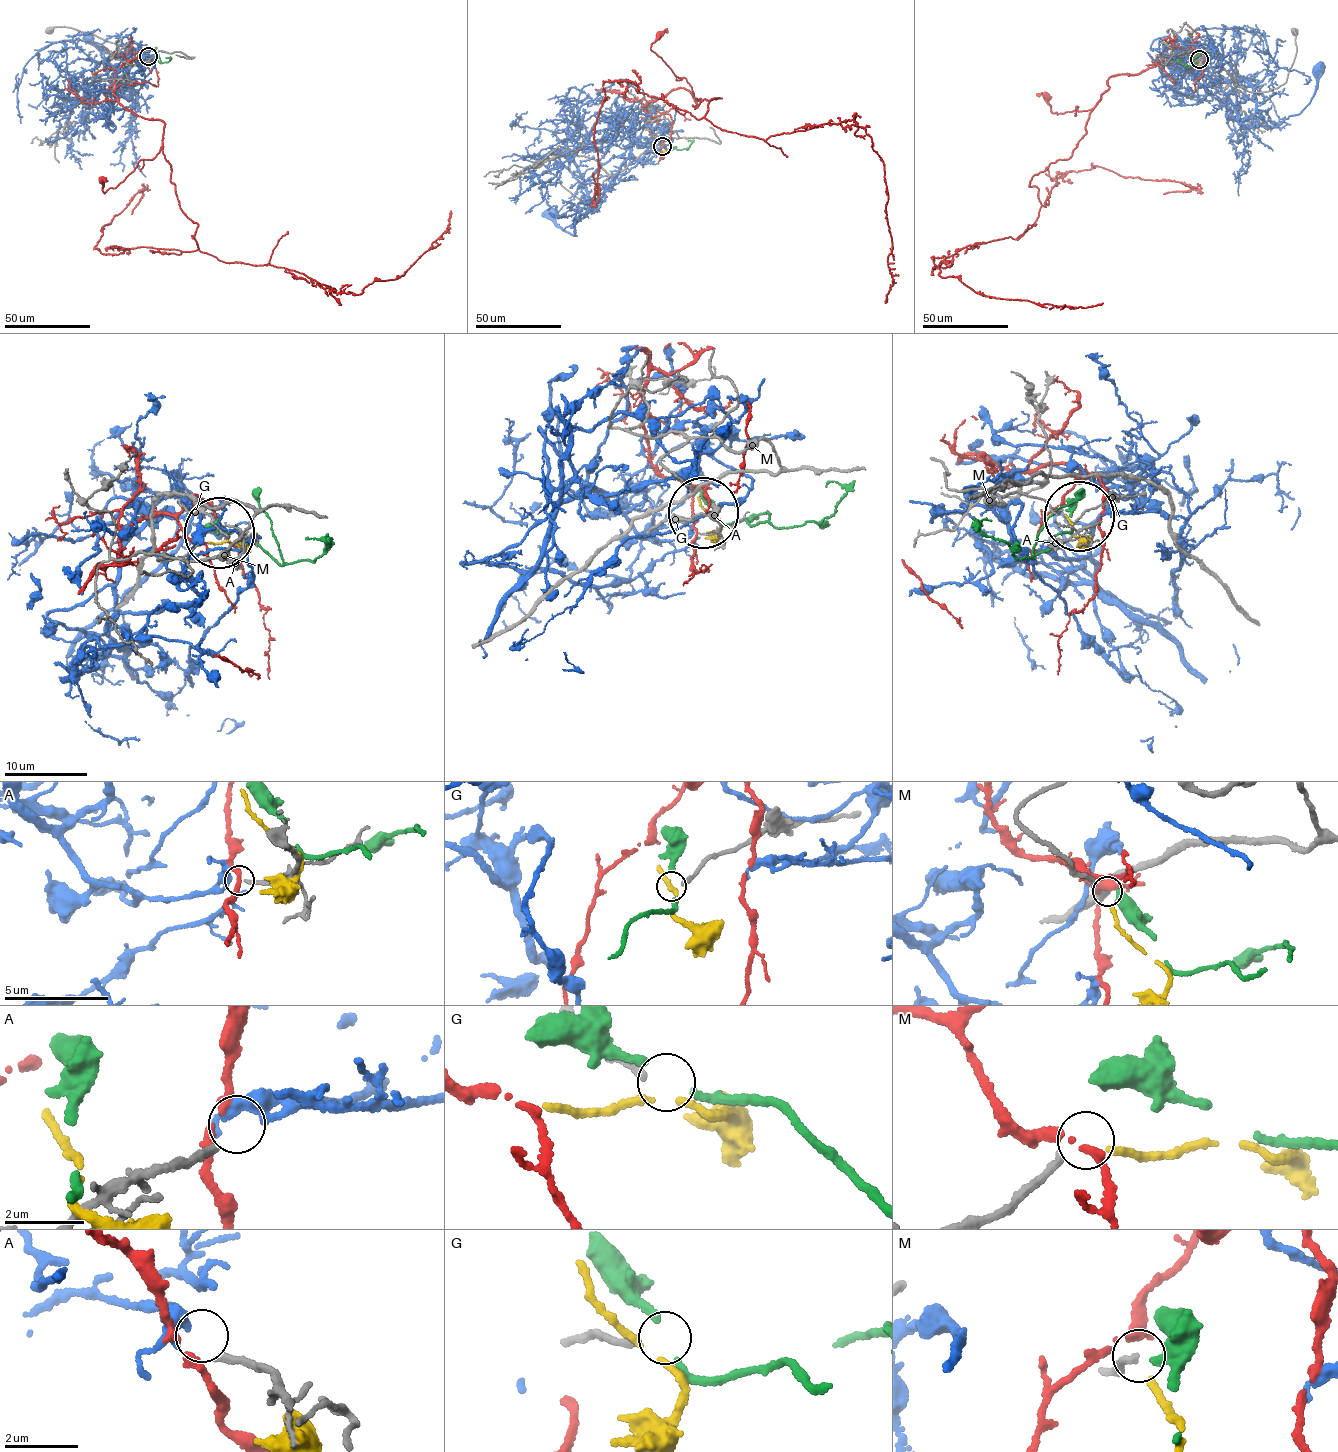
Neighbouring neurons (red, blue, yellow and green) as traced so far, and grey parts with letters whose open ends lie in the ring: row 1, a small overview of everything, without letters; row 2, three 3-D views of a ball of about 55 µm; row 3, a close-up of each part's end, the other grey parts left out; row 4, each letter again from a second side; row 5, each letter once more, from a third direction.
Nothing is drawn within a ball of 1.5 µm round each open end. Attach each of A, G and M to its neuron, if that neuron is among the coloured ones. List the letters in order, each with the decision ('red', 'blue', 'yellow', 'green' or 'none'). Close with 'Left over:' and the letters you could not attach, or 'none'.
A: blue
G: none
M: yellow
Left over: G

